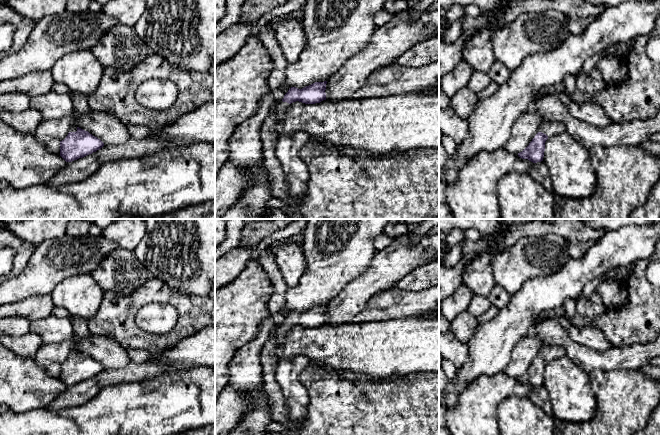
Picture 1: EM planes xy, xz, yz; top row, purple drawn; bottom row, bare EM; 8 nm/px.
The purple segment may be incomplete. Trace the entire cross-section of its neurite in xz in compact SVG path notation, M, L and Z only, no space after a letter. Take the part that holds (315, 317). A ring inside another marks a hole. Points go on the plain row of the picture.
M327 305L315 306L302 313L291 311L284 319L282 325L276 330L277 347L280 347L285 342L288 332L293 326L299 325L305 328L315 328L326 324L326 308Z

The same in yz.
M544 345L538 357L529 369L522 376L518 377L518 380L533 387L543 385L546 364L564 356L566 356L566 352L562 347Z

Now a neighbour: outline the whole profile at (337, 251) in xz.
M307 219L301 245L307 267L294 288L285 293L284 319L291 311L302 313L315 306L327 305L352 280L364 273L377 250L374 240L383 234L389 219Z

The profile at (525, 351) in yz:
M527 335L513 347L511 359L504 372L511 377L522 376L538 357L544 344L535 335Z

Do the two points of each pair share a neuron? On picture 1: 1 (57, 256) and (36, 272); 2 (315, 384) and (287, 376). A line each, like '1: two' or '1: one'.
1: one
2: two

